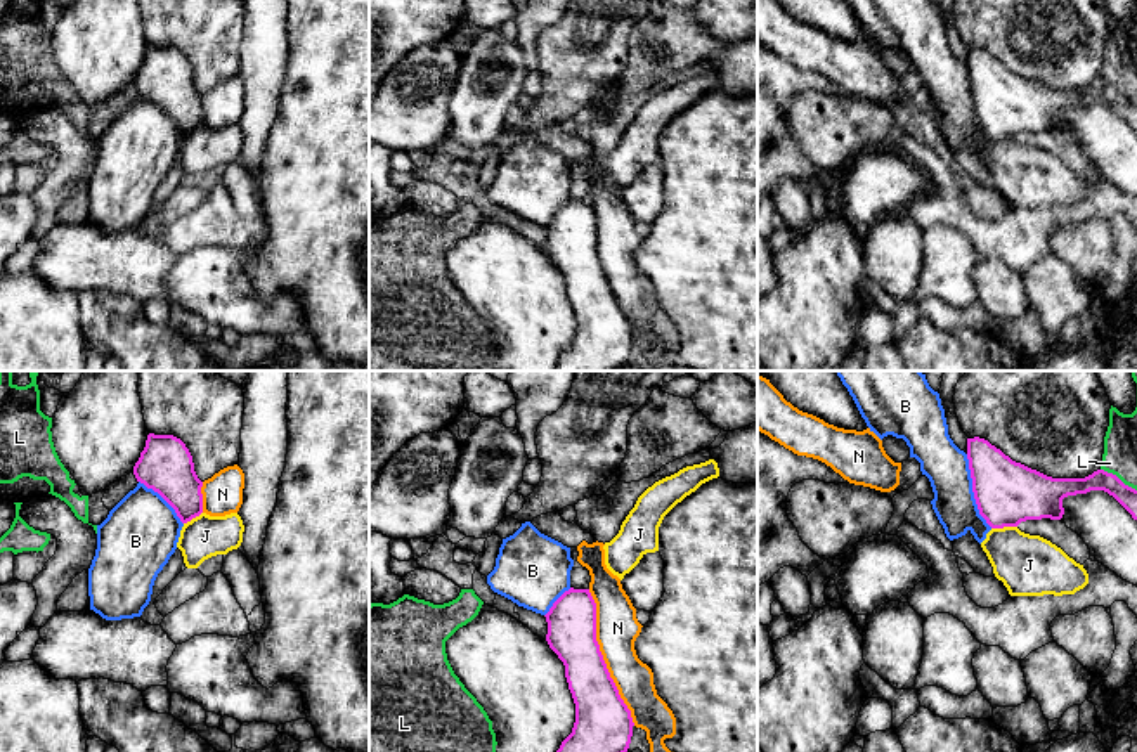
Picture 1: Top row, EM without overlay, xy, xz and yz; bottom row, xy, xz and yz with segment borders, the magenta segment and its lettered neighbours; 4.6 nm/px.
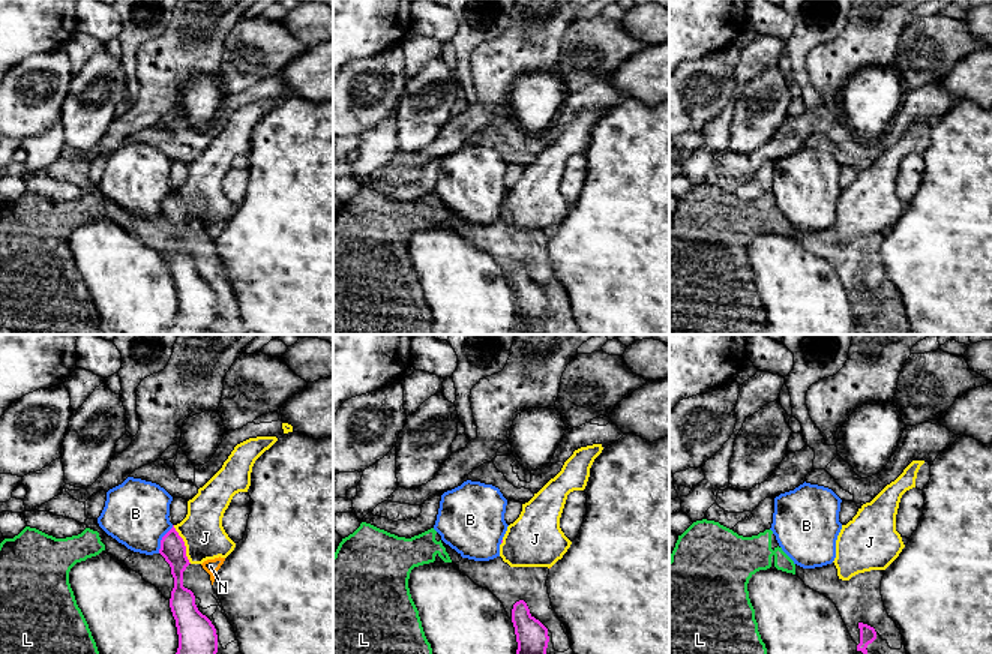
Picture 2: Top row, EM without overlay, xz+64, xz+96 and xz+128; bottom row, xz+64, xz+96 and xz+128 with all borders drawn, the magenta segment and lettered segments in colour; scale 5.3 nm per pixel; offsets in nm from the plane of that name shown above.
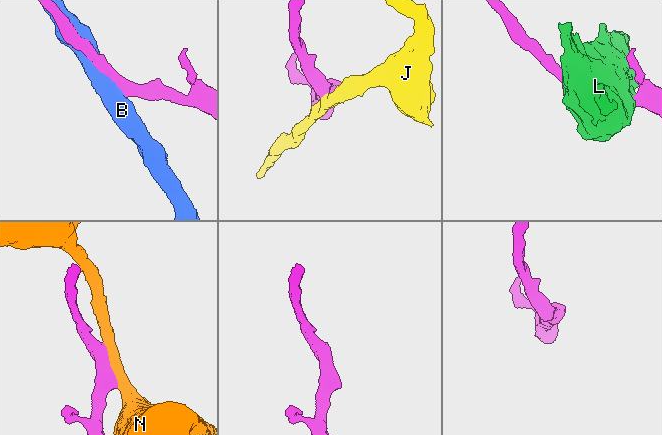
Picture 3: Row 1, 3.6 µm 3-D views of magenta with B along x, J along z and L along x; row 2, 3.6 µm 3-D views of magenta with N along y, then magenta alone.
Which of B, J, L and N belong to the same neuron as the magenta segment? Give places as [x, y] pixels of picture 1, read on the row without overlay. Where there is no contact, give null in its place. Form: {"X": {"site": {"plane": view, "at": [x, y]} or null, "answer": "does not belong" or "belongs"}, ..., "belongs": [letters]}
{"B": {"site": {"plane": "yz", "at": [973, 103]}, "answer": "does not belong"}, "J": {"site": {"plane": "yz", "at": [1004, 137]}, "answer": "does not belong"}, "L": {"site": {"plane": "yz", "at": [1117, 89]}, "answer": "does not belong"}, "N": {"site": {"plane": "xz", "at": [602, 269]}, "answer": "does not belong"}, "belongs": []}

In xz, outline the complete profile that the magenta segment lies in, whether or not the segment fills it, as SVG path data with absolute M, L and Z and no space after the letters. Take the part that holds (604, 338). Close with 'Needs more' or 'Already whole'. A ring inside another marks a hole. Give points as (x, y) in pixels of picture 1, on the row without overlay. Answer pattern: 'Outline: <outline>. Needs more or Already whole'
Outline: M570 199L544 229L546 253L565 277L575 315L572 345L555 371L617 371L629 360L634 334L600 263L589 201Z. Already whole

